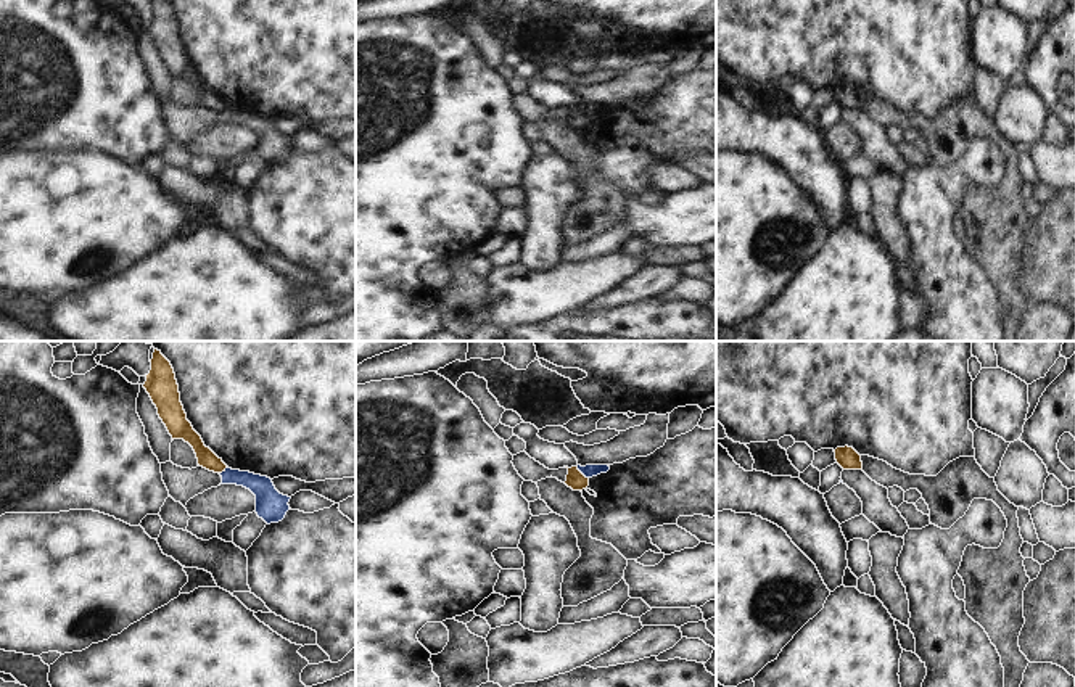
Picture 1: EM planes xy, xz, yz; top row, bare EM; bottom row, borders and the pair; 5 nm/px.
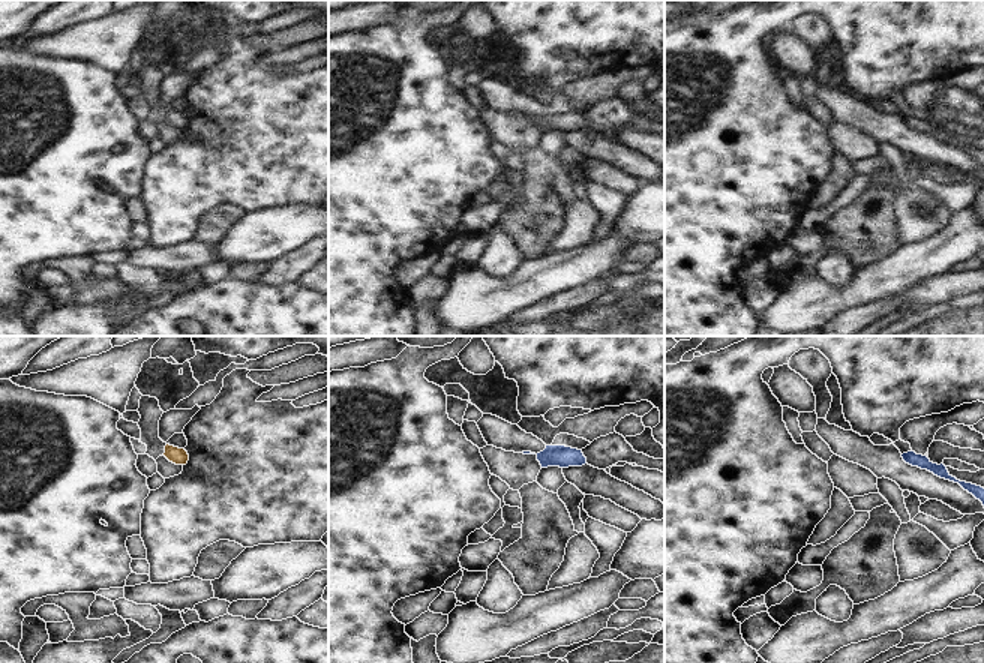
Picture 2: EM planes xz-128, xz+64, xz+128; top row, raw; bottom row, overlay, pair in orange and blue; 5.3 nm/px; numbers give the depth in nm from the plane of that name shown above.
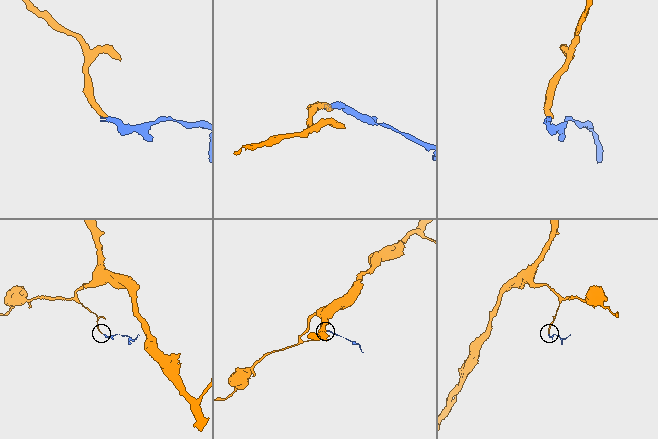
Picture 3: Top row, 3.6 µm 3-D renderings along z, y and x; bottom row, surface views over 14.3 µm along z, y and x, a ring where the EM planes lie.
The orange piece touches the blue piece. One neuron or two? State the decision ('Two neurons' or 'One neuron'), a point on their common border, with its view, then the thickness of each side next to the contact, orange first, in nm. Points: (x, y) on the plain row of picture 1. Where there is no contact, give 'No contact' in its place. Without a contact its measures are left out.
Two neurons. Touches orange at xz (581, 113). Thickness 90 nm (orange) against 60 nm.

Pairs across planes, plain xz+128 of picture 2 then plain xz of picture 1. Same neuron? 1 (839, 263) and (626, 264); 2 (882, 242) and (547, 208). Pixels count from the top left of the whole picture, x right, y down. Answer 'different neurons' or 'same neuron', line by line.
1: different neurons
2: different neurons

